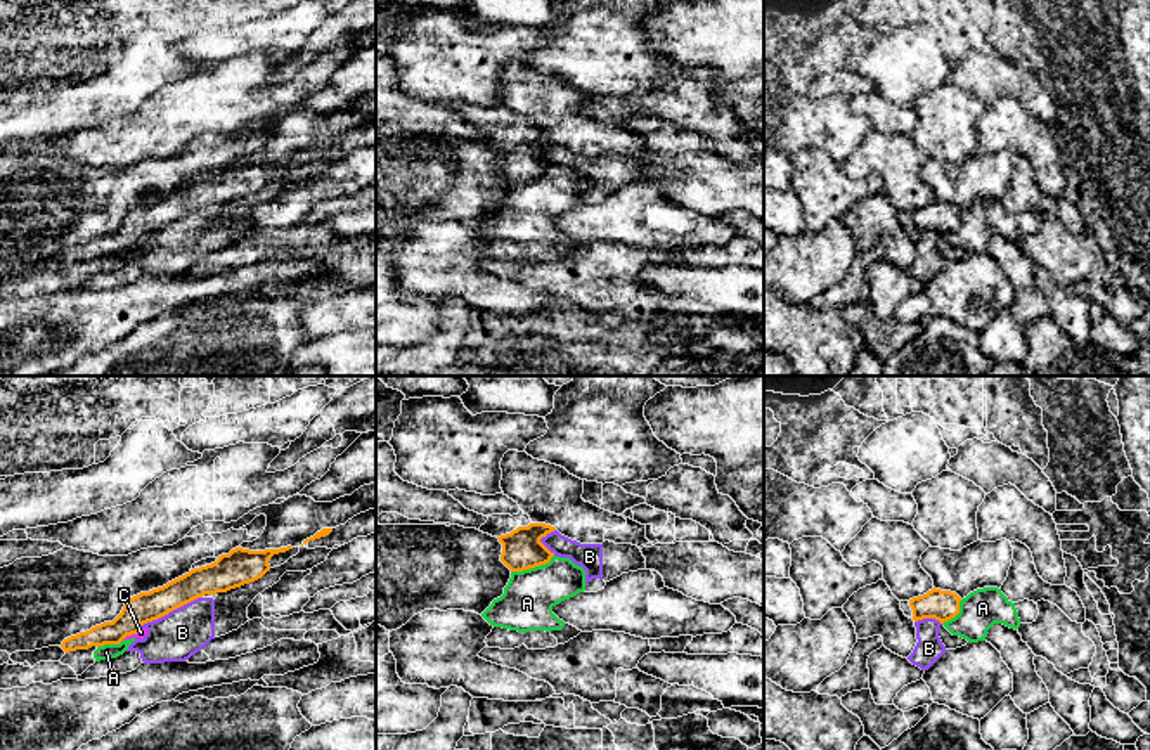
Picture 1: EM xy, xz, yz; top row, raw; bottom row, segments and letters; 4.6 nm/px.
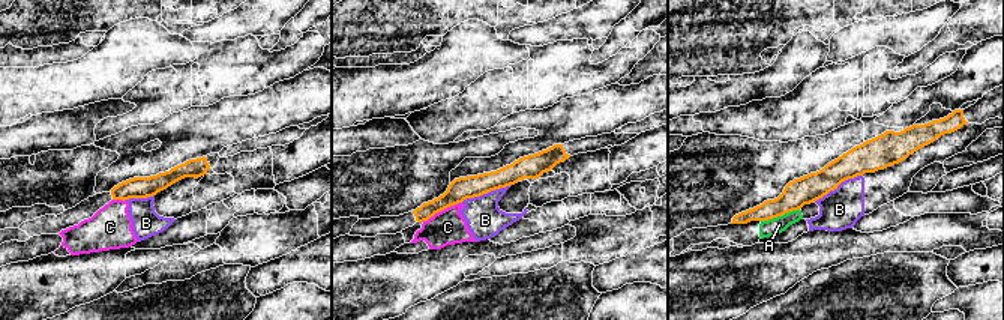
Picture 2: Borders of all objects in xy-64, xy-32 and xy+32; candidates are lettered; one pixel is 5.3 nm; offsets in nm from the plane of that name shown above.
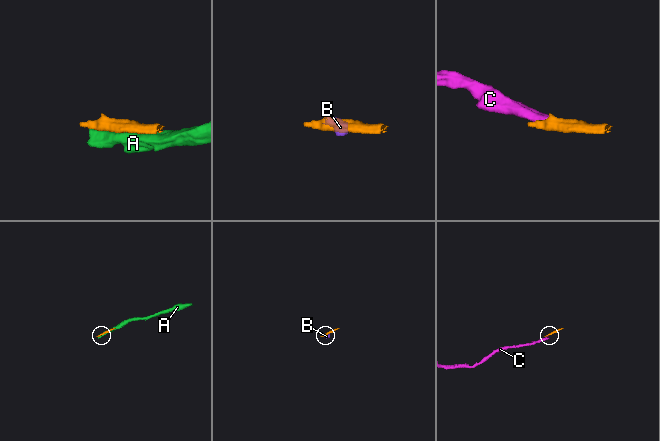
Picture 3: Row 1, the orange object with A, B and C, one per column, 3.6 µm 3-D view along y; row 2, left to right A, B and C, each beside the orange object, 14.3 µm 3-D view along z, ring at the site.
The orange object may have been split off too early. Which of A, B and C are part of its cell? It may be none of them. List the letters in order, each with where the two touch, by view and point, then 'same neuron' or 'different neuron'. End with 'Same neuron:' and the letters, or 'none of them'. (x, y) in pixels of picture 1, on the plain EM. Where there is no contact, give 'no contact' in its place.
A: xz (532, 179) | different neuron
B: xy (170, 222) | different neuron
C: xy (130, 246) | different neuron
Same neuron: none of them

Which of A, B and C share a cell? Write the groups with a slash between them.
A / B C

